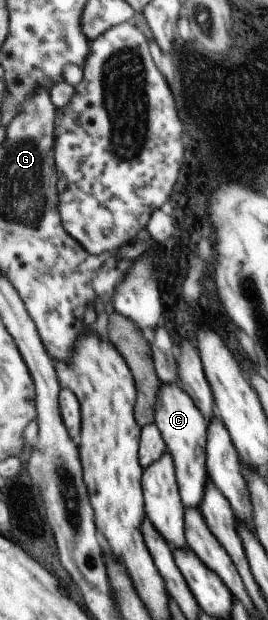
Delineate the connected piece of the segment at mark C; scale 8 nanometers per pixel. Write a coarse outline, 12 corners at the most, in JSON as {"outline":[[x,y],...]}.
{"outline":[[162,382],[153,424],[173,458],[182,505],[207,483],[208,421],[180,385]]}

